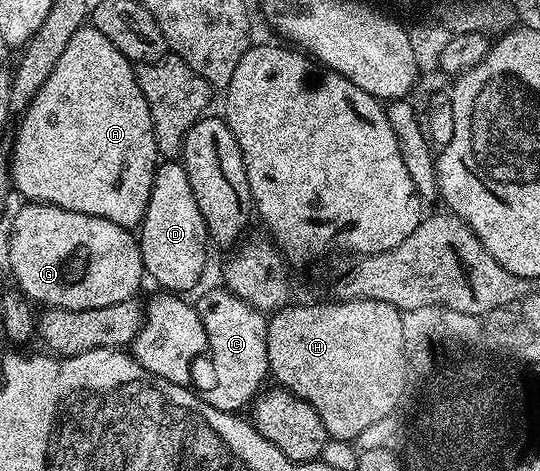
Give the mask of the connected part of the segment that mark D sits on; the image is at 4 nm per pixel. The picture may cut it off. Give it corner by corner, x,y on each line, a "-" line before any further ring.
180,162
159,163
154,171
152,194
148,198
148,206
144,210
144,218
140,231
136,236
138,249
142,255
142,270
159,284
159,289
170,294
190,294
194,287
202,280
206,272
206,244
208,233
204,214
200,214
200,206
196,206
196,194
192,194
192,185
188,182
186,167

